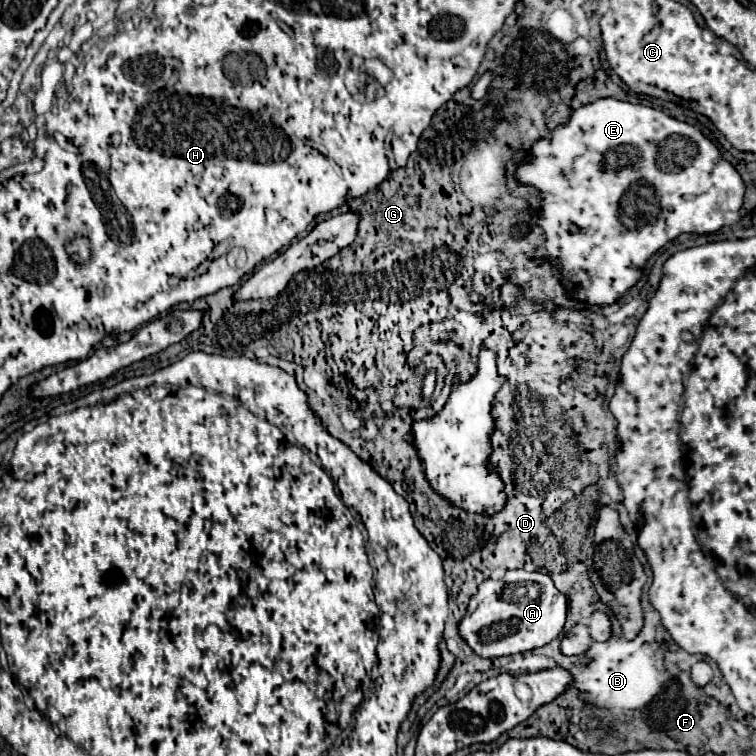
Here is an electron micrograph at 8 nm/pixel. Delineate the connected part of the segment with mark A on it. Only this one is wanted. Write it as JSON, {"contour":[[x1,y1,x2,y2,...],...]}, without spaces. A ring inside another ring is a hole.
{"contour":[[509,570,501,580,485,580,471,598,467,616,459,624,461,636,481,658,511,656,549,644,565,626,567,600,543,572]]}

